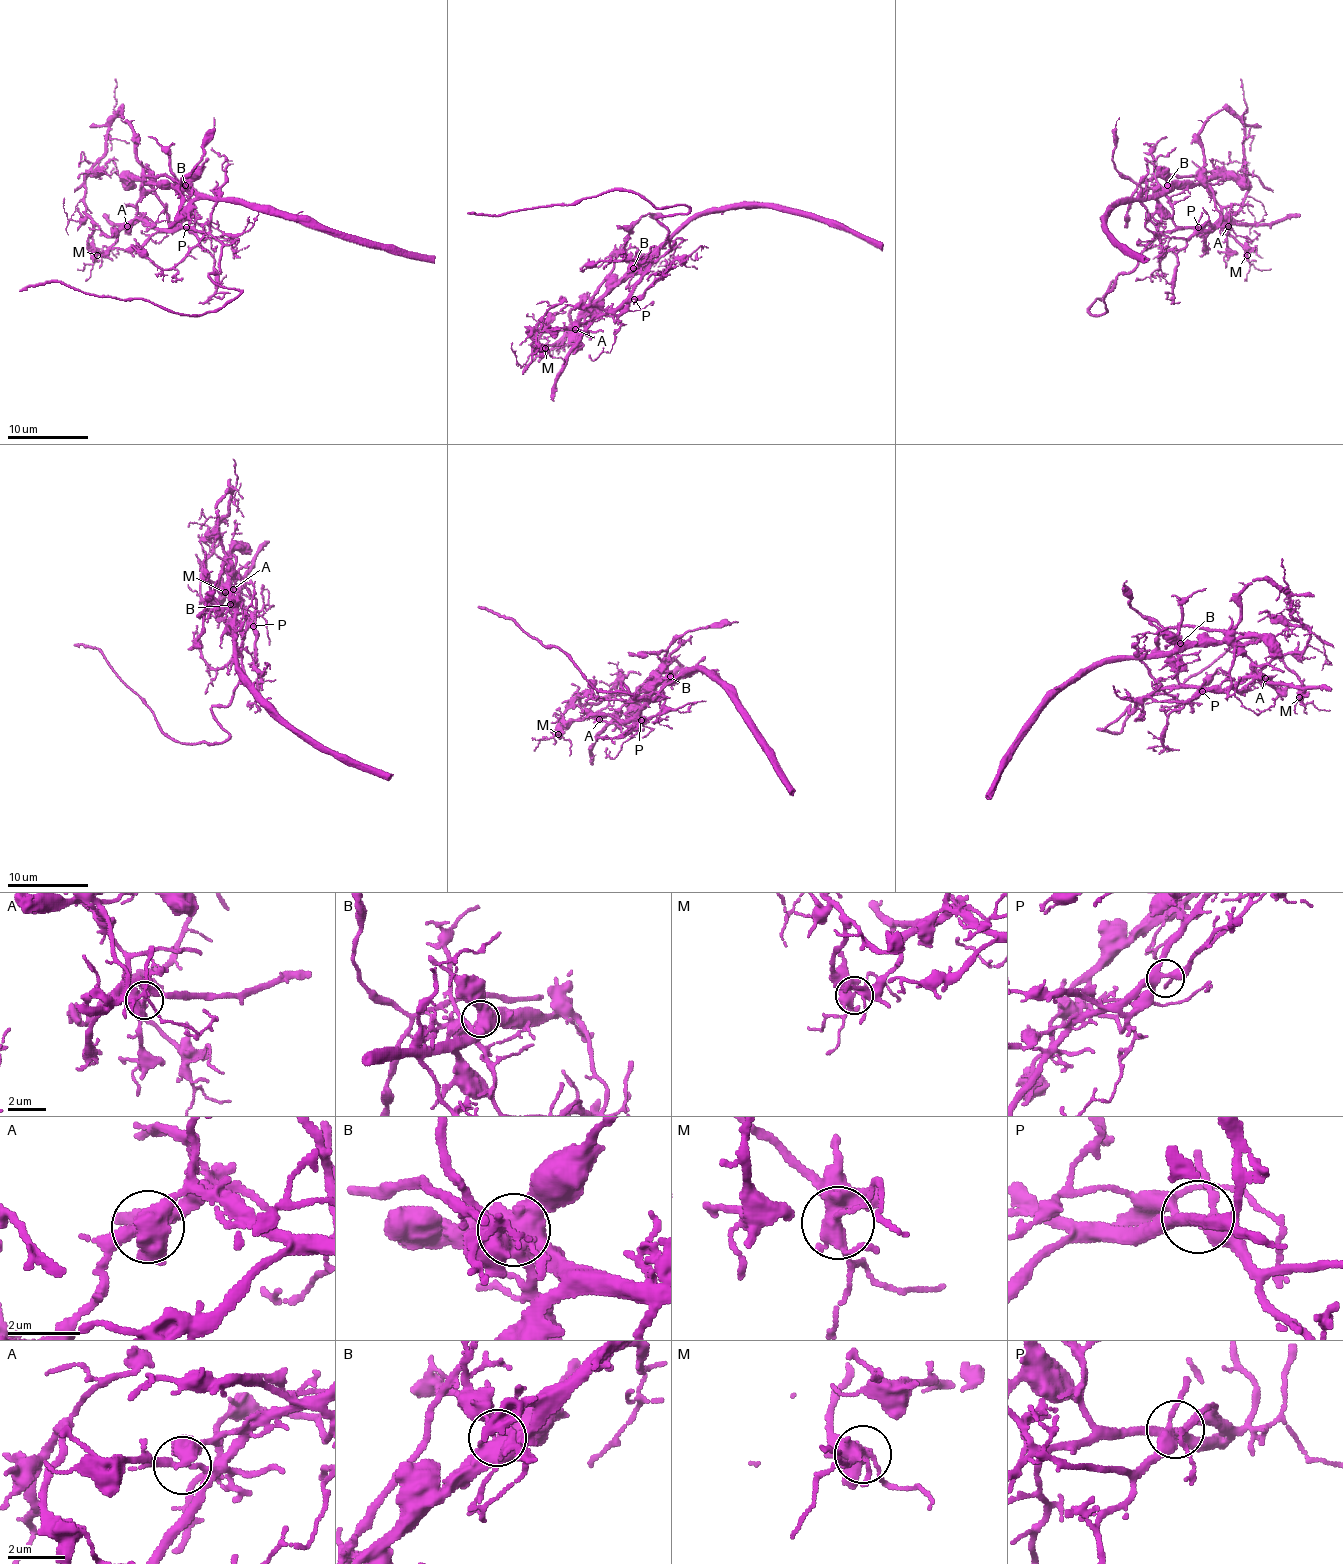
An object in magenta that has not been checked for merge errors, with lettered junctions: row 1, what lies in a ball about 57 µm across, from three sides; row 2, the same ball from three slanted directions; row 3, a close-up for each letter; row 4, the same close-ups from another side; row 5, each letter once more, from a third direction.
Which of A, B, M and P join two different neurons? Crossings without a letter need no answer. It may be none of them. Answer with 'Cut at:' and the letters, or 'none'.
Cut at: A, B

